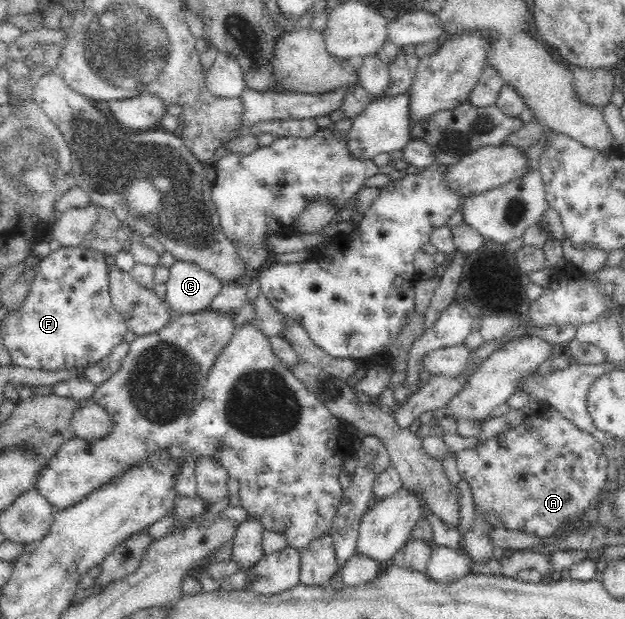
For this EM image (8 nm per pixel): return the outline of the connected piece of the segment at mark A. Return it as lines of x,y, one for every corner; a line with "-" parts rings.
541,406
538,416
524,417
516,428
509,428
478,445
463,447
454,453
460,480
471,489
474,513
480,513
490,527
507,528
539,538
558,532
559,528
585,513
593,505
607,480
605,448
586,431
577,429
555,408

